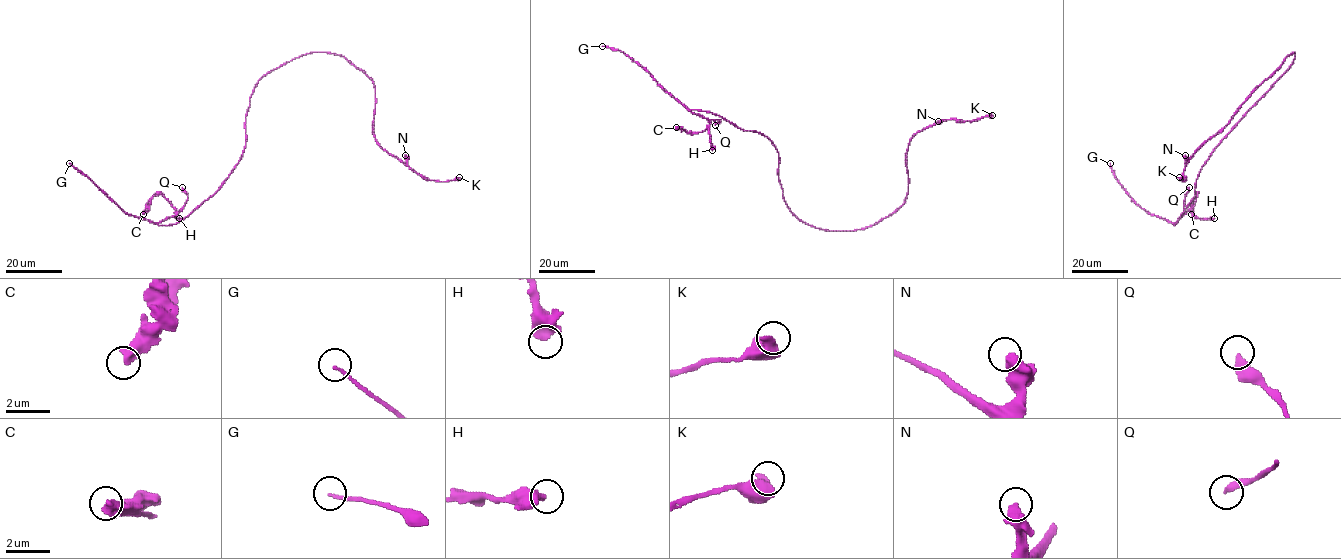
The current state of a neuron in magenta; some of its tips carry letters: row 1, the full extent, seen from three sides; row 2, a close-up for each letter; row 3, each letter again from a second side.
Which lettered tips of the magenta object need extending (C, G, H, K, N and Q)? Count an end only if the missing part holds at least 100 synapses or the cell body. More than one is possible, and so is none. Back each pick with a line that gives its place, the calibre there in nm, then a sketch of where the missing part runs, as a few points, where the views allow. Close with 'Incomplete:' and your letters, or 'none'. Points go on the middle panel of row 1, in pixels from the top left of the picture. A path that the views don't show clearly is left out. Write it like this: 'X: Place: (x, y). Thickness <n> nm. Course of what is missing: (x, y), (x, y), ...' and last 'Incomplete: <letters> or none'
Incomplete: none

